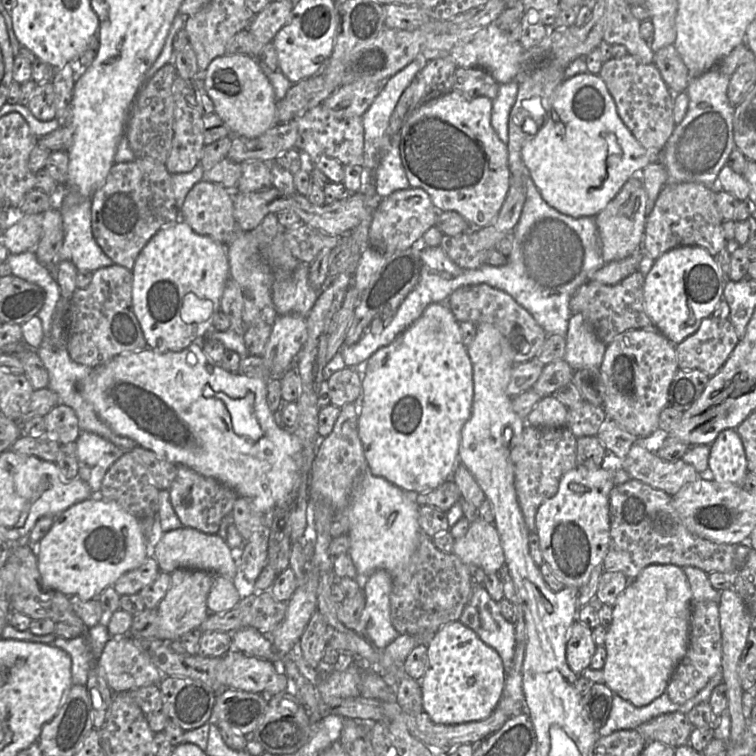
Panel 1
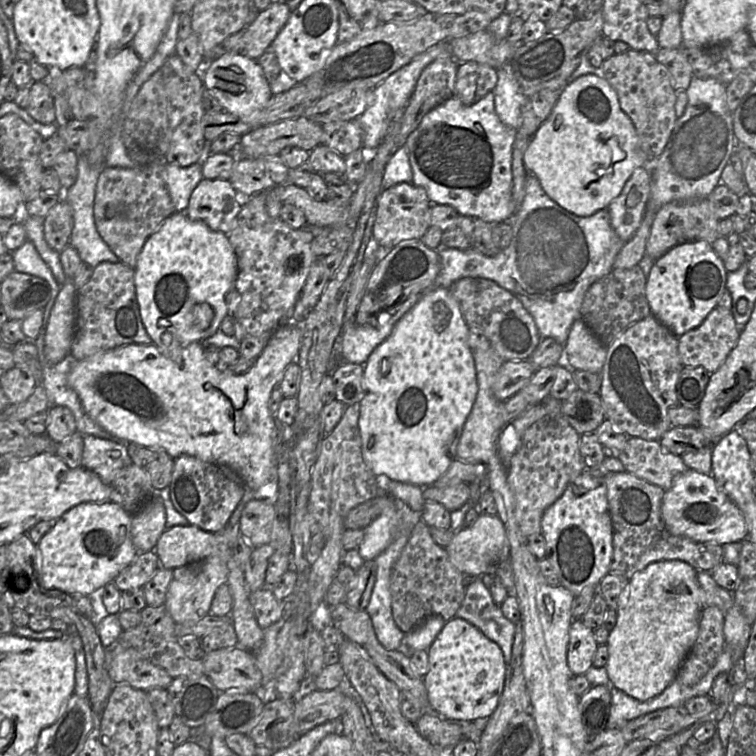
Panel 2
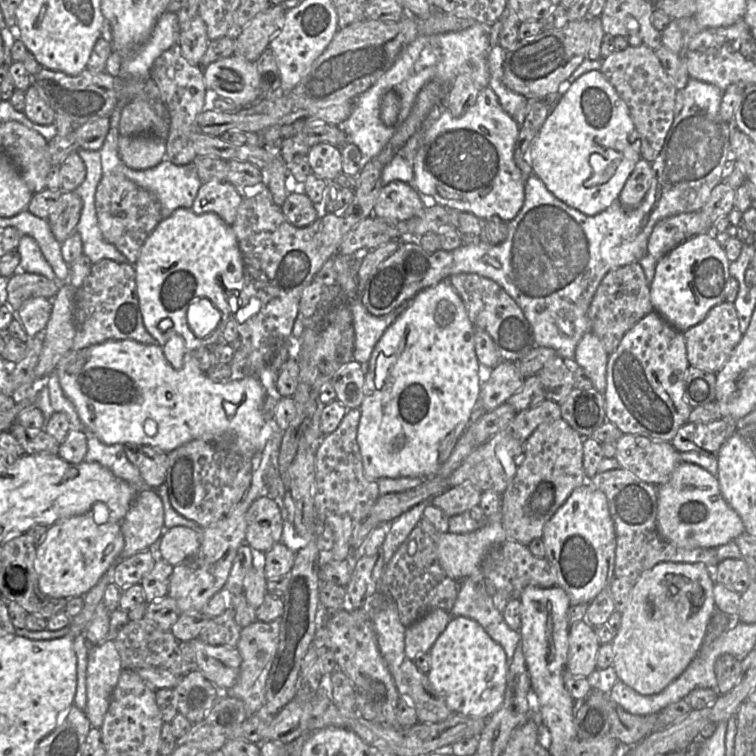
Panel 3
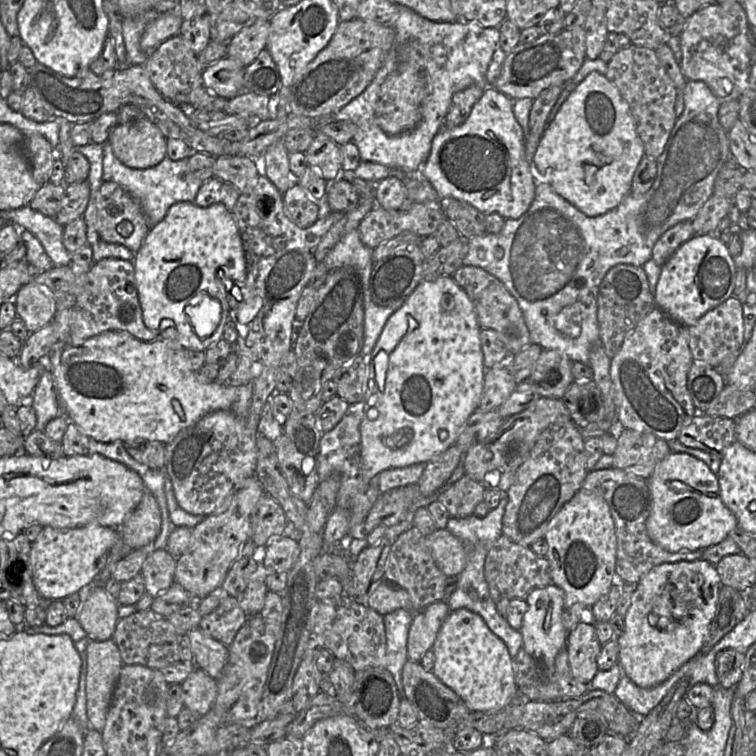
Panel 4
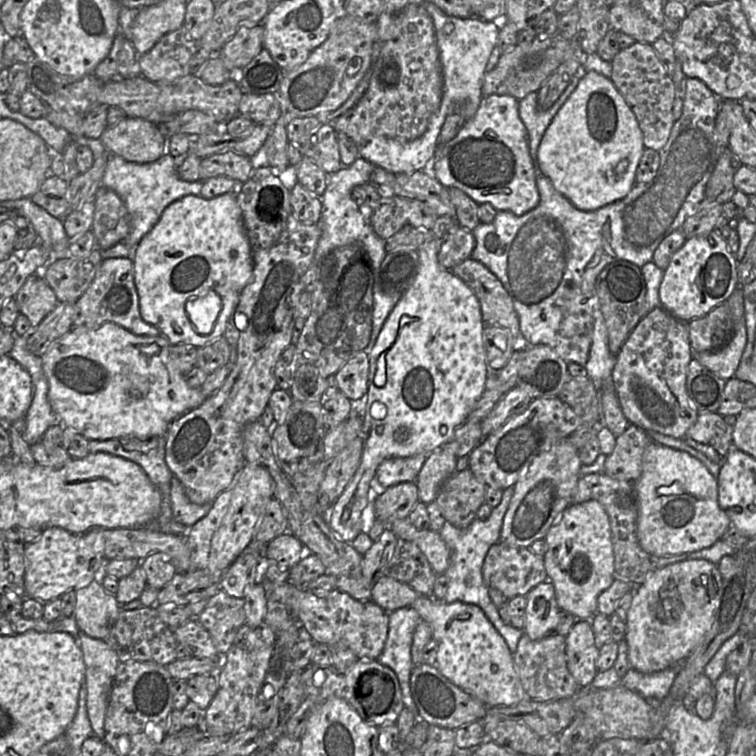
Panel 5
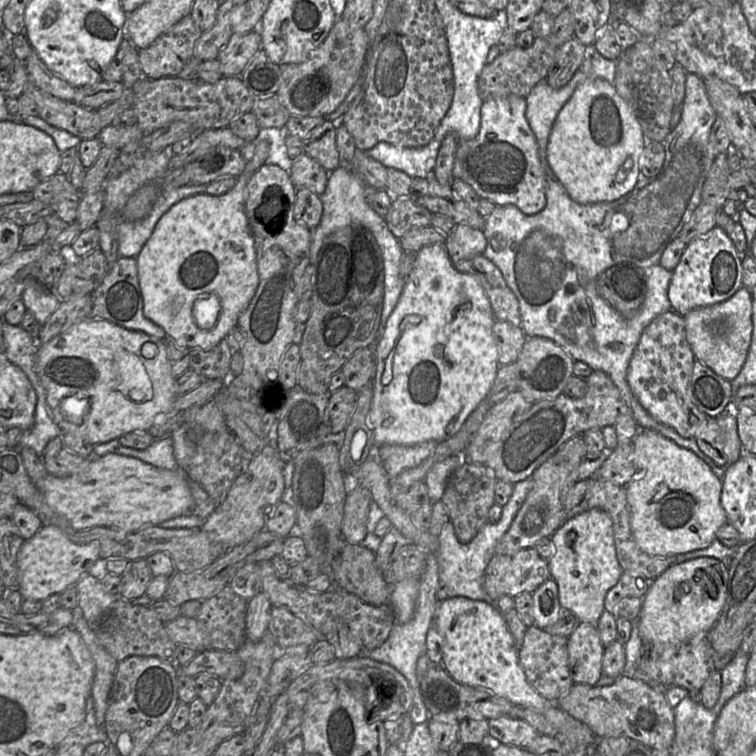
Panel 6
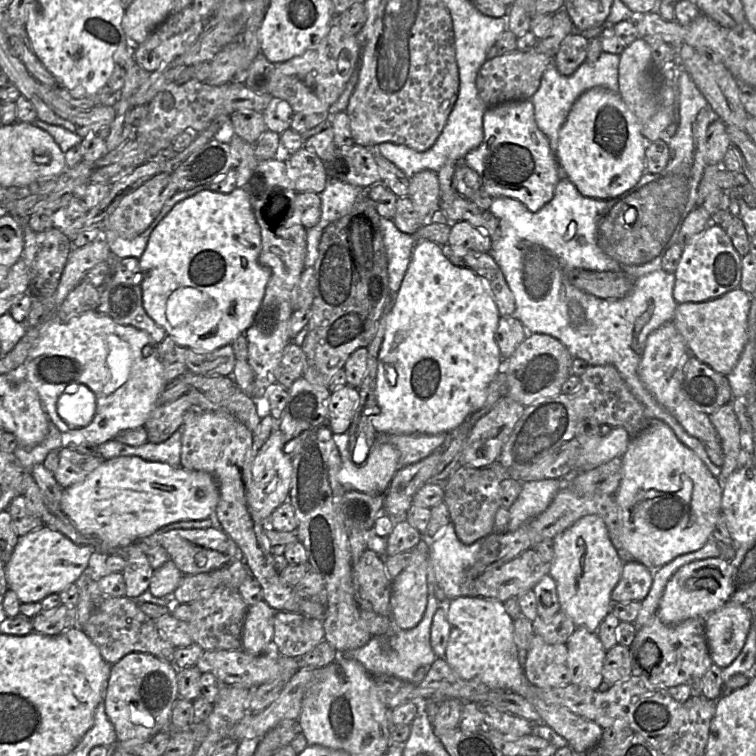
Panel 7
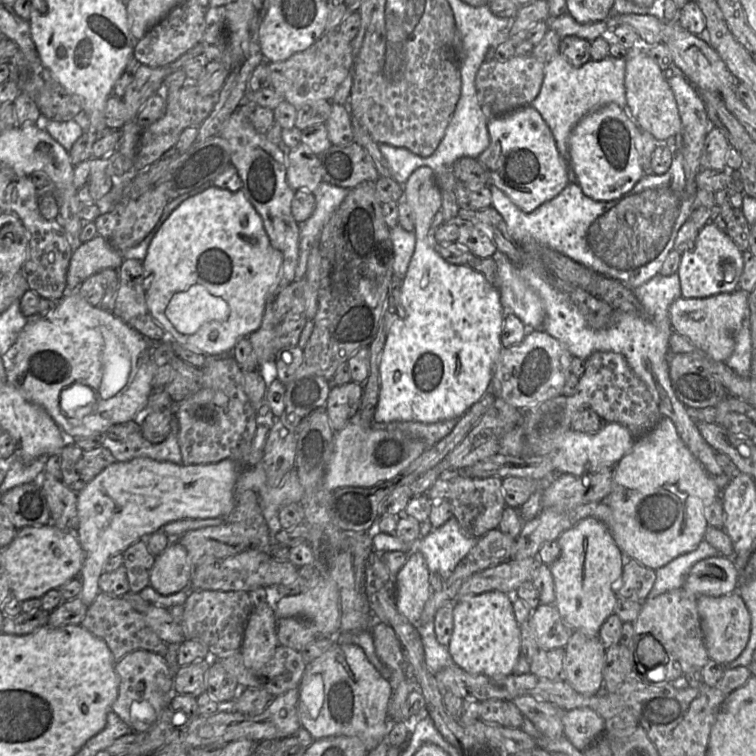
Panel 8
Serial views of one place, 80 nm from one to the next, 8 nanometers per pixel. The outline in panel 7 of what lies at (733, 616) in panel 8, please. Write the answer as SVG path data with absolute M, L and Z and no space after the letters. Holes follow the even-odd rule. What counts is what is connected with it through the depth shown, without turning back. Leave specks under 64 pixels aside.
M729 601L704 619L705 635L714 664L721 669L729 666L740 654L751 628L751 611L743 604Z

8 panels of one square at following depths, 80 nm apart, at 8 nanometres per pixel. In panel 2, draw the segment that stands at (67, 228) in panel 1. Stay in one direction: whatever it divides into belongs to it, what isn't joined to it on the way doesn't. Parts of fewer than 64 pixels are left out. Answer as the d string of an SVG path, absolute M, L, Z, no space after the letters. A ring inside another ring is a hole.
M84 154L78 156L78 175L76 182L65 190L65 201L67 201L73 210L74 225L71 232L69 245L73 246L79 254L82 262L95 268L102 262L119 263L119 258L111 251L109 246L99 235L94 220L94 198L95 189L102 168L91 166Z

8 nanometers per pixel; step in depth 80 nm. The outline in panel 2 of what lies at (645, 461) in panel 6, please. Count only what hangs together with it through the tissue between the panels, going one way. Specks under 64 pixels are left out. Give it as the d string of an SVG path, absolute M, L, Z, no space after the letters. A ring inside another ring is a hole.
M688 468L674 477L672 487L665 490L662 498L661 515L671 534L698 542L724 545L748 538L746 521L740 509L717 488L712 475L693 469Z

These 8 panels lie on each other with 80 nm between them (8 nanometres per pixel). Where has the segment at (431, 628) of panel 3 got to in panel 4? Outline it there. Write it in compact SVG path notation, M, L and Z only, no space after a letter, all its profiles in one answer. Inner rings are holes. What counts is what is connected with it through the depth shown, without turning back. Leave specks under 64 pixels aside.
M438 601L413 614L407 640L408 660L419 663L423 655L432 648L449 612L445 601Z

